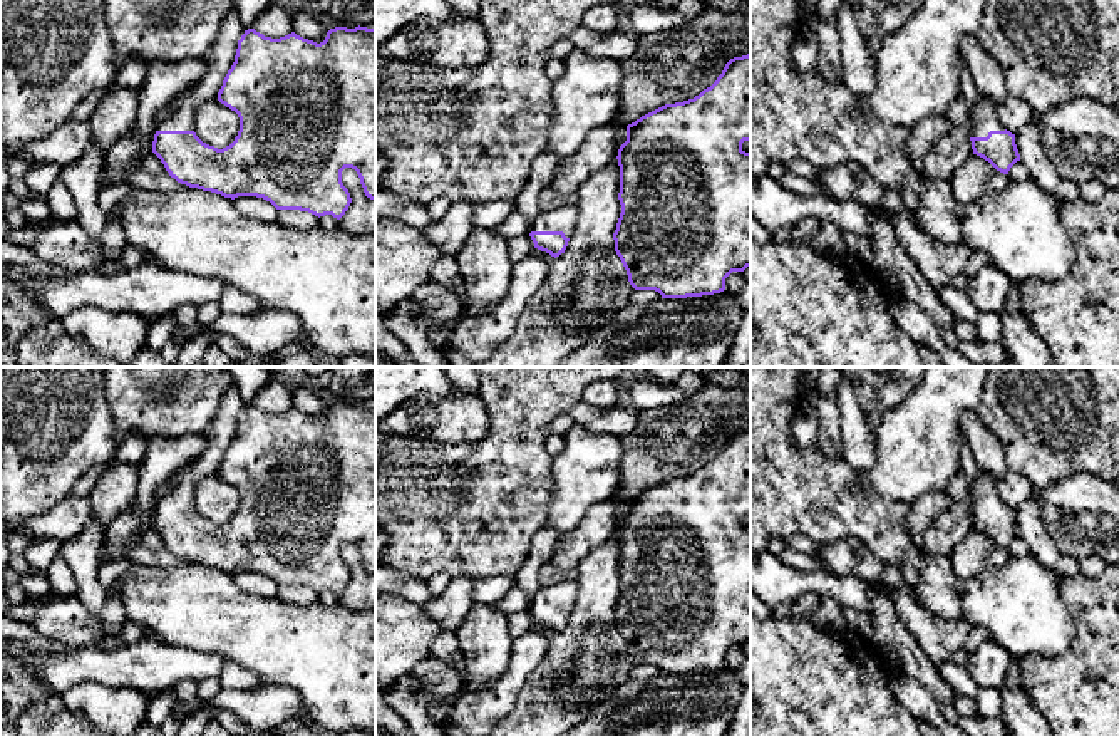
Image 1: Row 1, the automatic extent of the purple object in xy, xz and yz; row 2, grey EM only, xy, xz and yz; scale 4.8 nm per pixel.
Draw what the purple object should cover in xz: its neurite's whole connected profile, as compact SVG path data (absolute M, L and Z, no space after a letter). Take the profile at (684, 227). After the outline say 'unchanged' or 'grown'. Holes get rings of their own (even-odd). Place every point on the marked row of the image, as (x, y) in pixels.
M750 54L742 55L742 57L734 57L730 59L722 74L717 77L717 80L704 89L699 96L695 96L694 99L683 101L683 102L675 102L675 104L665 104L645 116L642 116L640 119L637 119L635 122L627 126L627 141L620 146L618 149L618 166L620 166L620 193L618 193L618 200L621 205L621 213L616 223L616 230L613 233L613 240L615 240L615 251L620 257L627 275L628 275L628 282L635 290L655 290L662 295L662 298L687 298L687 297L702 297L702 295L714 295L714 293L720 293L725 290L725 278L732 273L732 272L744 272L747 267L750 267L750 151L745 153L742 149L742 143L744 141L750 141Z; unchanged

